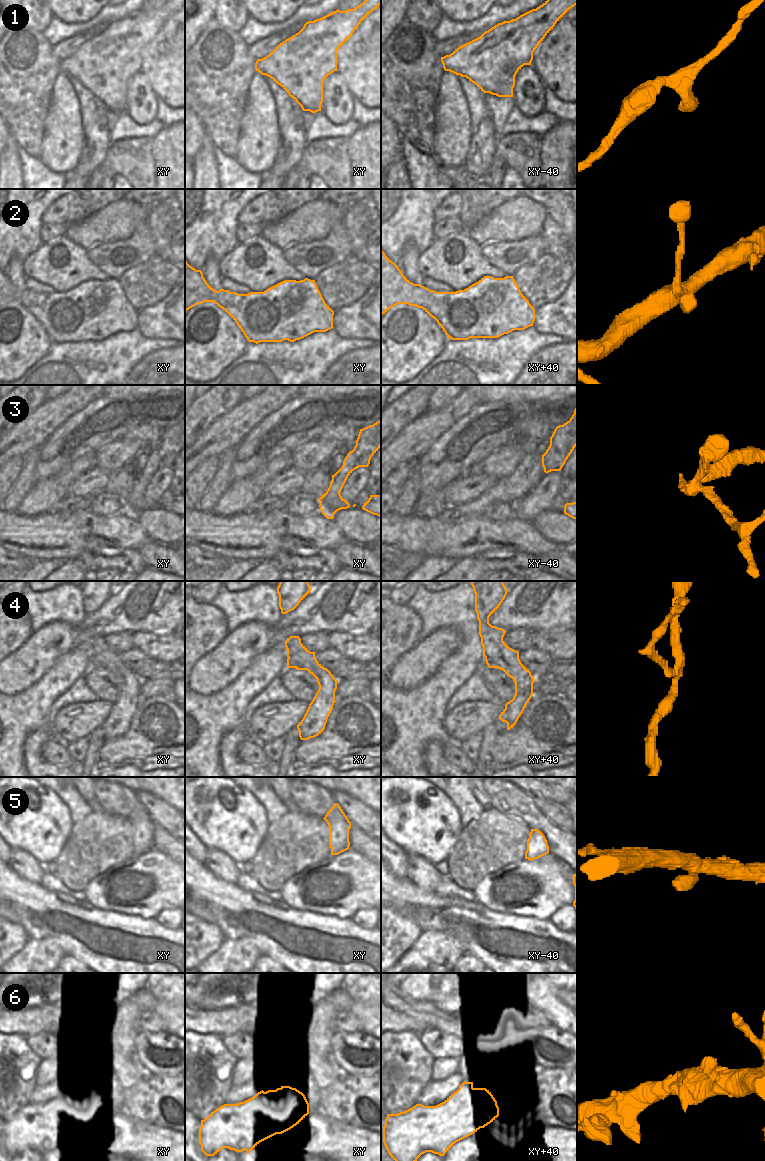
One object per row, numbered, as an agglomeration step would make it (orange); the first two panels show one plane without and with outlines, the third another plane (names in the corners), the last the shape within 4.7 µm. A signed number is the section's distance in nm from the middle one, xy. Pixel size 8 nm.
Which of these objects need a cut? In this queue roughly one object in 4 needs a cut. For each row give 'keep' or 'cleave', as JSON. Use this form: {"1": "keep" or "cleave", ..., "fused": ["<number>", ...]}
{"1": "keep", "2": "keep", "3": "cleave", "4": "cleave", "5": "keep", "6": "keep", "fused": ["3", "4"]}

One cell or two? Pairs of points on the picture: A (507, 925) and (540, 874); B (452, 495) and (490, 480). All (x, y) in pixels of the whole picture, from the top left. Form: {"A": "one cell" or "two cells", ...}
{"A": "two cells", "B": "one cell"}

